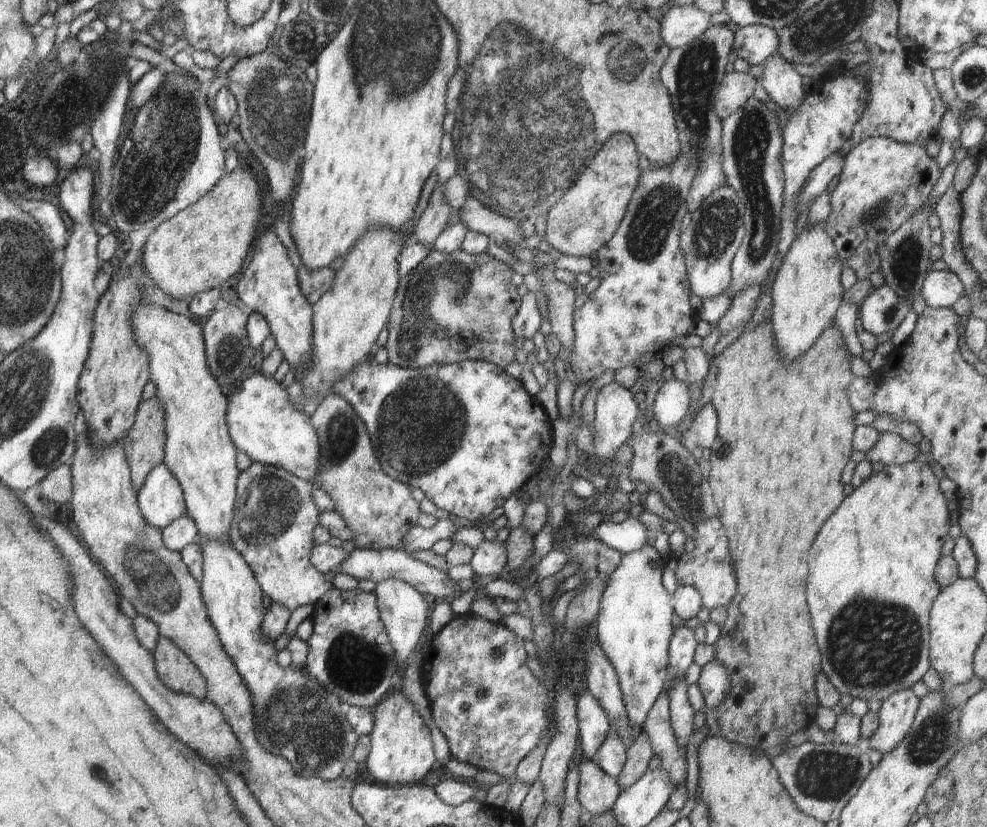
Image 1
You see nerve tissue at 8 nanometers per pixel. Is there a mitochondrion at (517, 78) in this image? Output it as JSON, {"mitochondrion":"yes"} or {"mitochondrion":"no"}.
{"mitochondrion":"yes"}

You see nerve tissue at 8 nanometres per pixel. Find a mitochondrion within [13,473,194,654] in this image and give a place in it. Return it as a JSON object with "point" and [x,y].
{"point":[151,576]}

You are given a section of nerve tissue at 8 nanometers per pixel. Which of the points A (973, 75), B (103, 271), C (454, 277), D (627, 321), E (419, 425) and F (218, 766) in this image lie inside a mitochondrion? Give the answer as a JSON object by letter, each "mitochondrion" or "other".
{"A":"mitochondrion","B":"other","C":"mitochondrion","D":"other","E":"mitochondrion","F":"other"}

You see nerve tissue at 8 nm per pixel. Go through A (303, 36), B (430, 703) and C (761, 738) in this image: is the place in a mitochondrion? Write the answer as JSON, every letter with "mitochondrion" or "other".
{"A":"mitochondrion","B":"other","C":"other"}

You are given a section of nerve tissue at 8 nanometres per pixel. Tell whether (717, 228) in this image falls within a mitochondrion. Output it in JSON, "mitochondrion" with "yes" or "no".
{"mitochondrion":"yes"}

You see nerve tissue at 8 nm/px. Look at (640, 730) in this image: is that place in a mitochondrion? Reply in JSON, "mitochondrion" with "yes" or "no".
{"mitochondrion":"no"}

